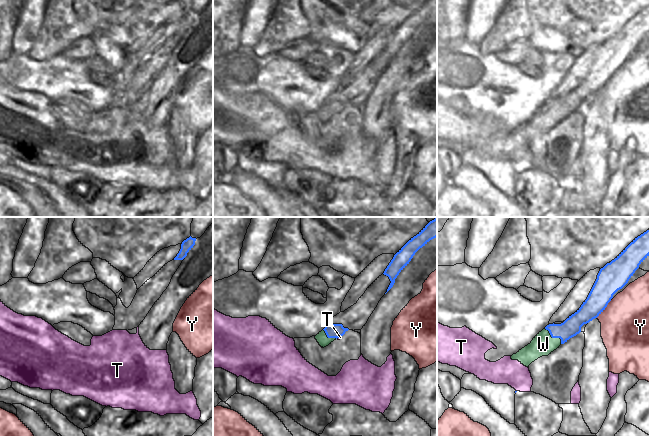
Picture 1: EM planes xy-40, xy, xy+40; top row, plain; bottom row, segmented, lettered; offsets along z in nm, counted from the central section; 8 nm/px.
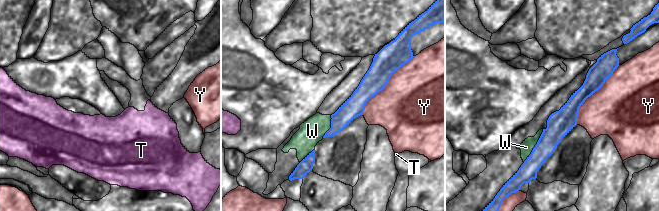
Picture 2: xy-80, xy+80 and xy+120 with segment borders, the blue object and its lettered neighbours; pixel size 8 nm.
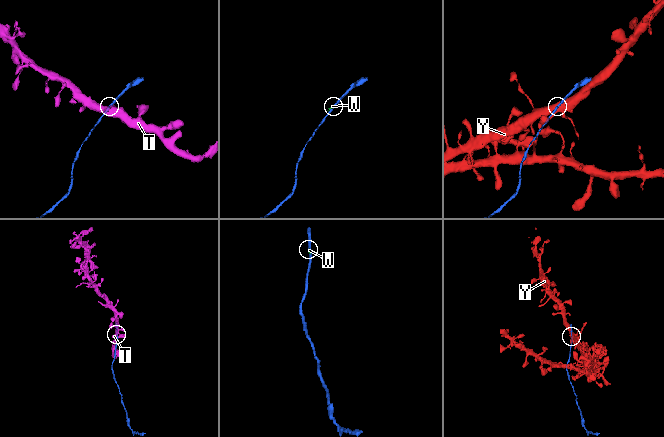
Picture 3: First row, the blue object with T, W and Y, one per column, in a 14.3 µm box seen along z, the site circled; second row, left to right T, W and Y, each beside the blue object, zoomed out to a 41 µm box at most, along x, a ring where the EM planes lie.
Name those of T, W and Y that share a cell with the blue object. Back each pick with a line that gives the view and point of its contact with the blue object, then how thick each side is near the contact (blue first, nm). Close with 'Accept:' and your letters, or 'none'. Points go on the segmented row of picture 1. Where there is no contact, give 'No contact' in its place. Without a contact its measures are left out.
Accept: none

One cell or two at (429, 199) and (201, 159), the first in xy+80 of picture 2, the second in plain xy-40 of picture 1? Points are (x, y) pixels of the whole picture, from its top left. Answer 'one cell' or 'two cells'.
one cell

